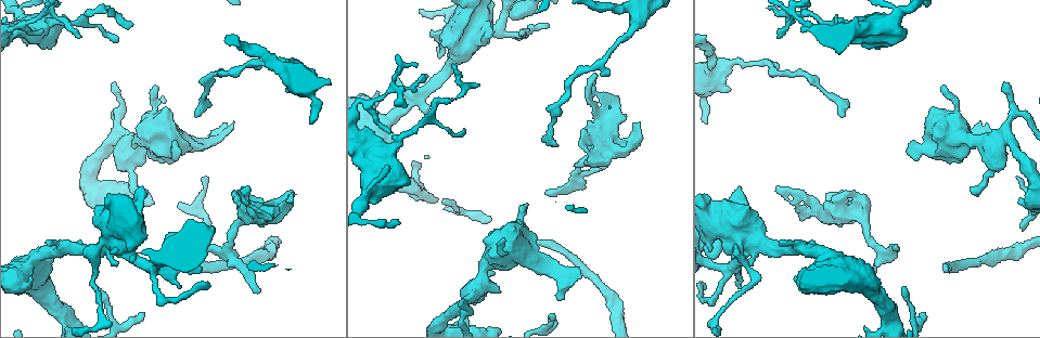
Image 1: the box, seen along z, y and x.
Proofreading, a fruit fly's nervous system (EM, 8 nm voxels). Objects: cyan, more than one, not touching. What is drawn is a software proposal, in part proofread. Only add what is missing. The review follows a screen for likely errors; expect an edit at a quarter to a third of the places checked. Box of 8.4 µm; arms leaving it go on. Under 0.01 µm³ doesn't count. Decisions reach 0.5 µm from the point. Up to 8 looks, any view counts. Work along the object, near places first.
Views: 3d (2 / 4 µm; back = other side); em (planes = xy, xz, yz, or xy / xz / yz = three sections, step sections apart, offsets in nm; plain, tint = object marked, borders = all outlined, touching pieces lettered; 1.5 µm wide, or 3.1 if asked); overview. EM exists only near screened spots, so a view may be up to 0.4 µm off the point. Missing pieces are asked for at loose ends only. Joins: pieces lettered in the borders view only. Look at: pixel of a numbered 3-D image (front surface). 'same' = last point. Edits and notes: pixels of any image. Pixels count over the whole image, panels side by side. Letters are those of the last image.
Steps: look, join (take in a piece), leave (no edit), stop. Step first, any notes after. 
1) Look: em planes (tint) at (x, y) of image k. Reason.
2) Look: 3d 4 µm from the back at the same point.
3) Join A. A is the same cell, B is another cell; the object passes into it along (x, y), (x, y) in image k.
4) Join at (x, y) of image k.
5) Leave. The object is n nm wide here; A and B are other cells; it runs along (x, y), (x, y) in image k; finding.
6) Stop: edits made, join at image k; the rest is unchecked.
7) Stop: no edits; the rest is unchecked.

Look: 3d 4 µm at (597, 75) of image 1. An open end.

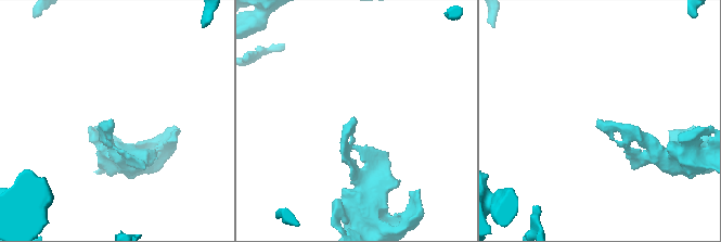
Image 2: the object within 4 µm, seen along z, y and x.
Look: em yz step 4 (borders) at (354, 118) of image 2.

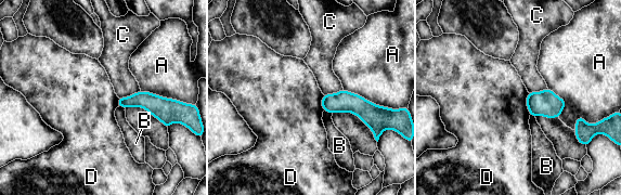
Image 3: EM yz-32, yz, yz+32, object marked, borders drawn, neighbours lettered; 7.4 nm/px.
Look: em xy step 4 (borders) at the same point. Cut it another way.

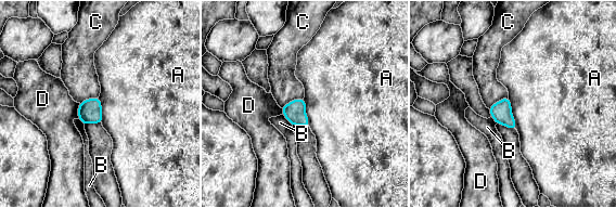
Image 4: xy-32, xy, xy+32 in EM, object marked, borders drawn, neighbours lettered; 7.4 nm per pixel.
Leave. A, B, C and D are other cells; a border runs along (79, 103), (77, 118) in image 4; no lettered piece goes on from it.

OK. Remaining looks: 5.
Look: 3d 4 µm at (843, 117) of image 1. Free end.

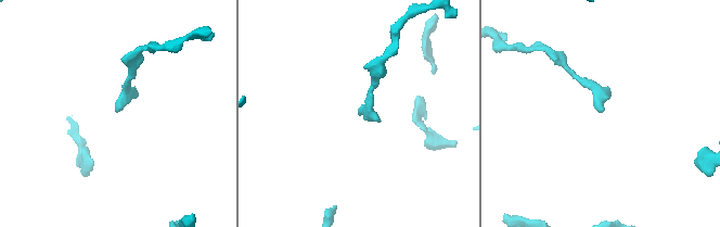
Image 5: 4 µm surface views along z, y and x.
Look: em xz step 8 (borders) at (361, 112) of image 5.

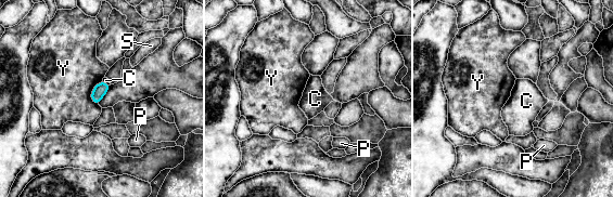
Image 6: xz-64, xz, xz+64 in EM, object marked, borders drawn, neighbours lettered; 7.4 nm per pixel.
Leave. C, P, S and Y are other cells; a border runs along (102, 79), (91, 92), (98, 105) in image 6; no lettered piece goes on from it.

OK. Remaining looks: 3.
Look: 3d 4 µm at (604, 168) of image 1. Free end.

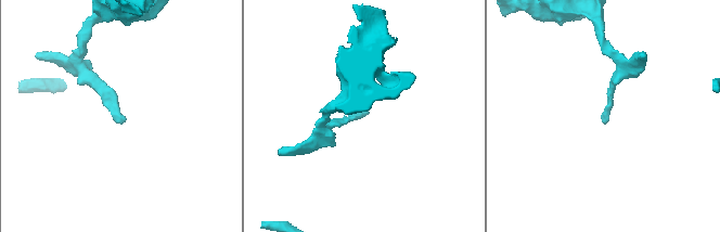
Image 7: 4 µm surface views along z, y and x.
Look: em planes (borders) at (606, 123) of image 7. Now the EM.

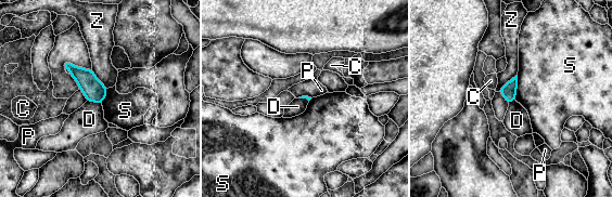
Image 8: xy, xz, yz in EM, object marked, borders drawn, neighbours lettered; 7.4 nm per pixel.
Leave. C, D, P, S and Z are other cells; a border runs along (87, 100), (101, 104) in image 8; none of them fits.

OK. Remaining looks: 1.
Stop: no edits; the rest is unchecked.

